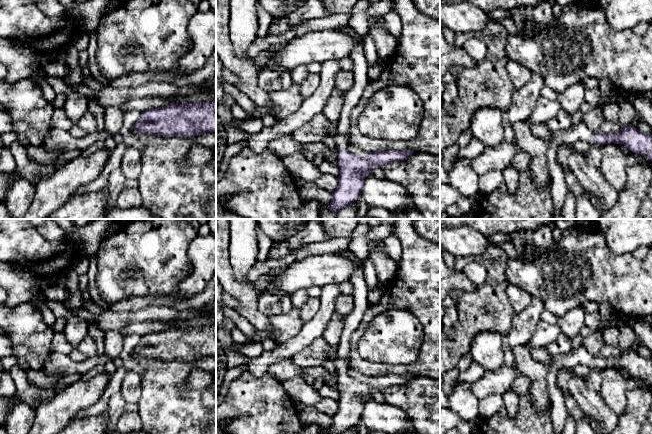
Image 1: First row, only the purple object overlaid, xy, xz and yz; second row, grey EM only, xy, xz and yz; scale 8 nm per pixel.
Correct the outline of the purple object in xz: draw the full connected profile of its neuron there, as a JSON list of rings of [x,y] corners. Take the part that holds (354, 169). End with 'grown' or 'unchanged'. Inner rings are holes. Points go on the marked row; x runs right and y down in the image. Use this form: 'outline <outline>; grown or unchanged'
outline [[[348,25],[337,28],[342,32],[355,37],[357,45],[351,52],[350,58],[353,61],[354,83],[344,95],[340,119],[337,124],[337,133],[334,136],[338,148],[338,167],[340,175],[339,184],[332,192],[331,202],[328,210],[336,215],[341,209],[347,208],[352,202],[357,201],[362,194],[365,178],[373,174],[373,168],[383,167],[389,163],[400,162],[409,158],[413,151],[380,151],[369,152],[367,157],[349,153],[346,148],[350,144],[348,133],[350,131],[350,117],[353,108],[359,103],[363,91],[369,83],[368,62],[364,54],[362,36]]]; grown

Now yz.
outline [[[582,120],[568,129],[552,131],[552,136],[545,141],[547,146],[547,160],[551,172],[551,193],[555,206],[555,214],[562,212],[568,187],[565,181],[564,167],[558,162],[557,152],[562,144],[573,144],[576,141],[585,141],[590,144],[622,144],[630,151],[647,157],[652,162],[652,135],[640,132],[636,127],[622,126],[618,134],[613,132],[604,134],[602,132],[592,133]]]; grown

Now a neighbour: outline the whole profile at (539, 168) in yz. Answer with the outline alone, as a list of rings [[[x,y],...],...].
[[[527,120],[519,121],[513,125],[515,141],[521,151],[531,156],[528,171],[535,182],[542,188],[551,187],[550,164],[547,160],[547,146],[545,141],[535,137],[529,127]]]

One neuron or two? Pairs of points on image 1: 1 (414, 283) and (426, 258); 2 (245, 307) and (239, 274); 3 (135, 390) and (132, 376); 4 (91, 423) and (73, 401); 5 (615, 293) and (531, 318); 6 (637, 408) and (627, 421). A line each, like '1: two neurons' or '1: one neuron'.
1: one neuron
2: two neurons
3: one neuron
4: two neurons
5: two neurons
6: one neuron

